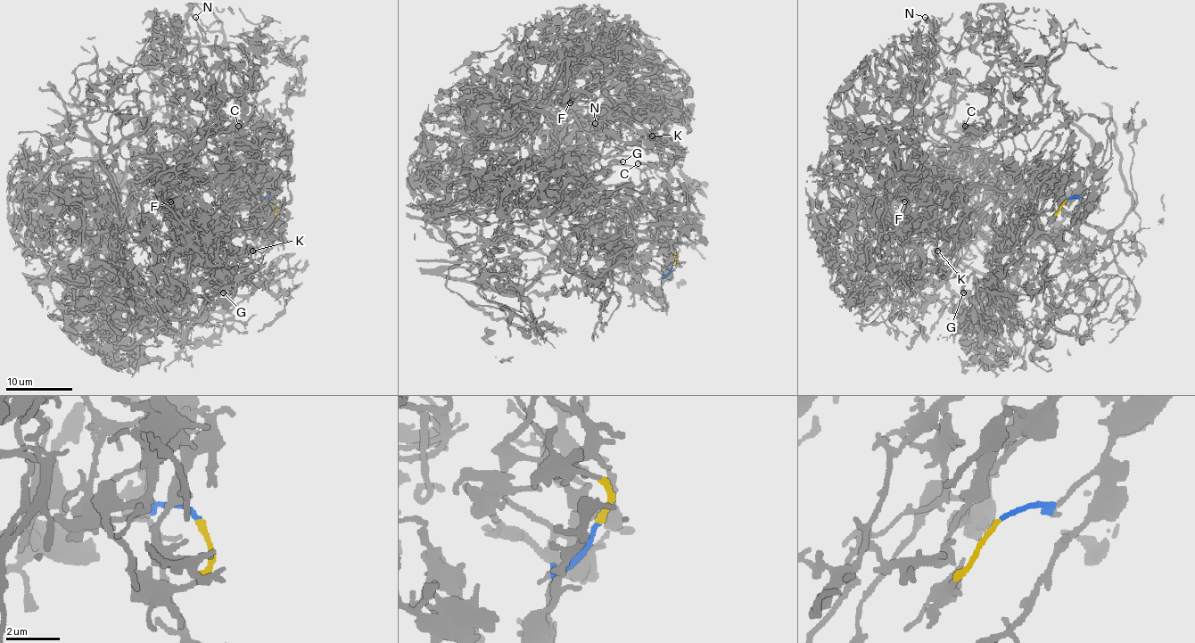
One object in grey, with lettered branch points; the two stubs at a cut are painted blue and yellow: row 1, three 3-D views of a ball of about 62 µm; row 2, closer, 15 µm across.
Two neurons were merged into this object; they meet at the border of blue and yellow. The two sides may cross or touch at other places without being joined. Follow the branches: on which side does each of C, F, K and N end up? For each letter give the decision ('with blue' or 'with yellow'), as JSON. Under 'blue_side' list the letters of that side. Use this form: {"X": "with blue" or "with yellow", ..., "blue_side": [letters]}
{"C": "with blue", "F": "with blue", "K": "with blue", "N": "with blue", "blue_side": ["C", "F", "K", "N"]}

